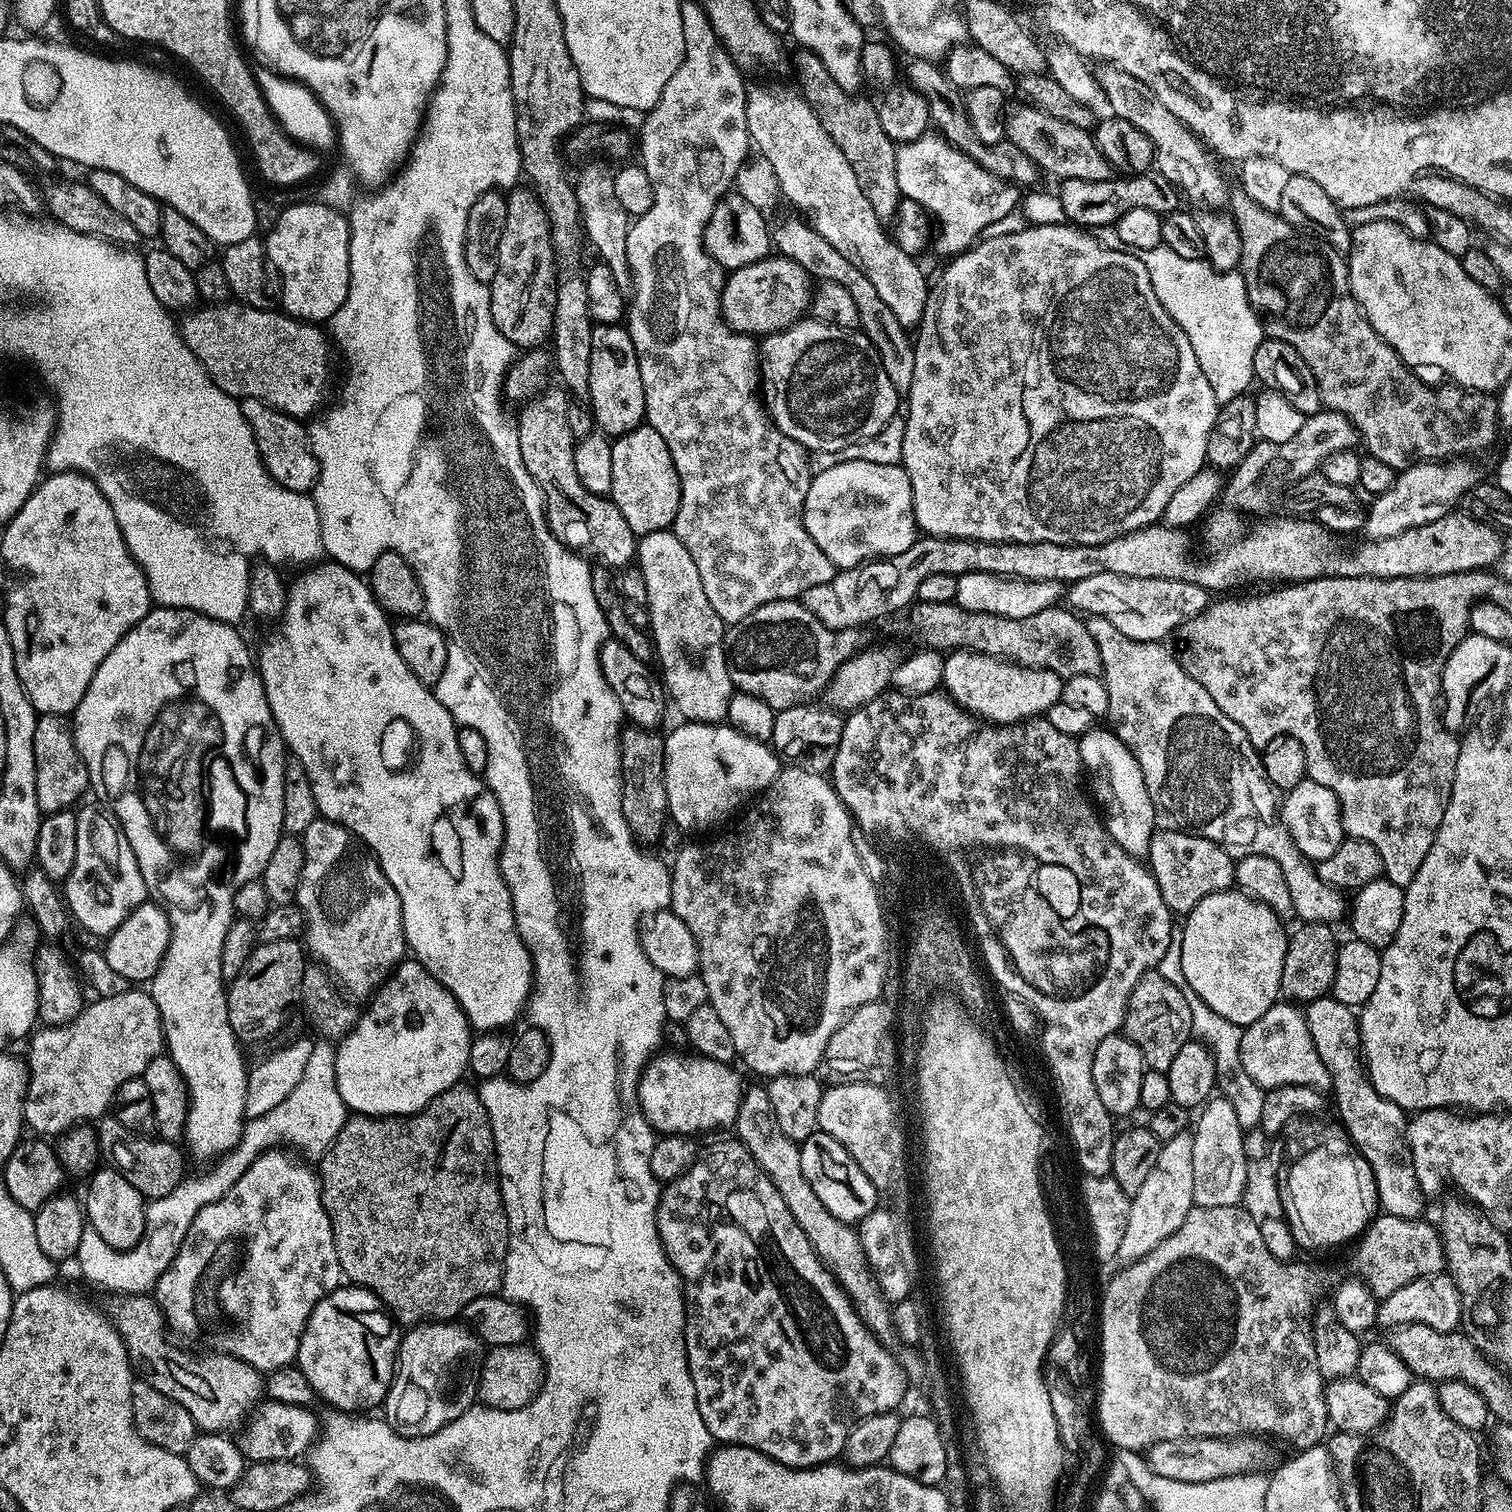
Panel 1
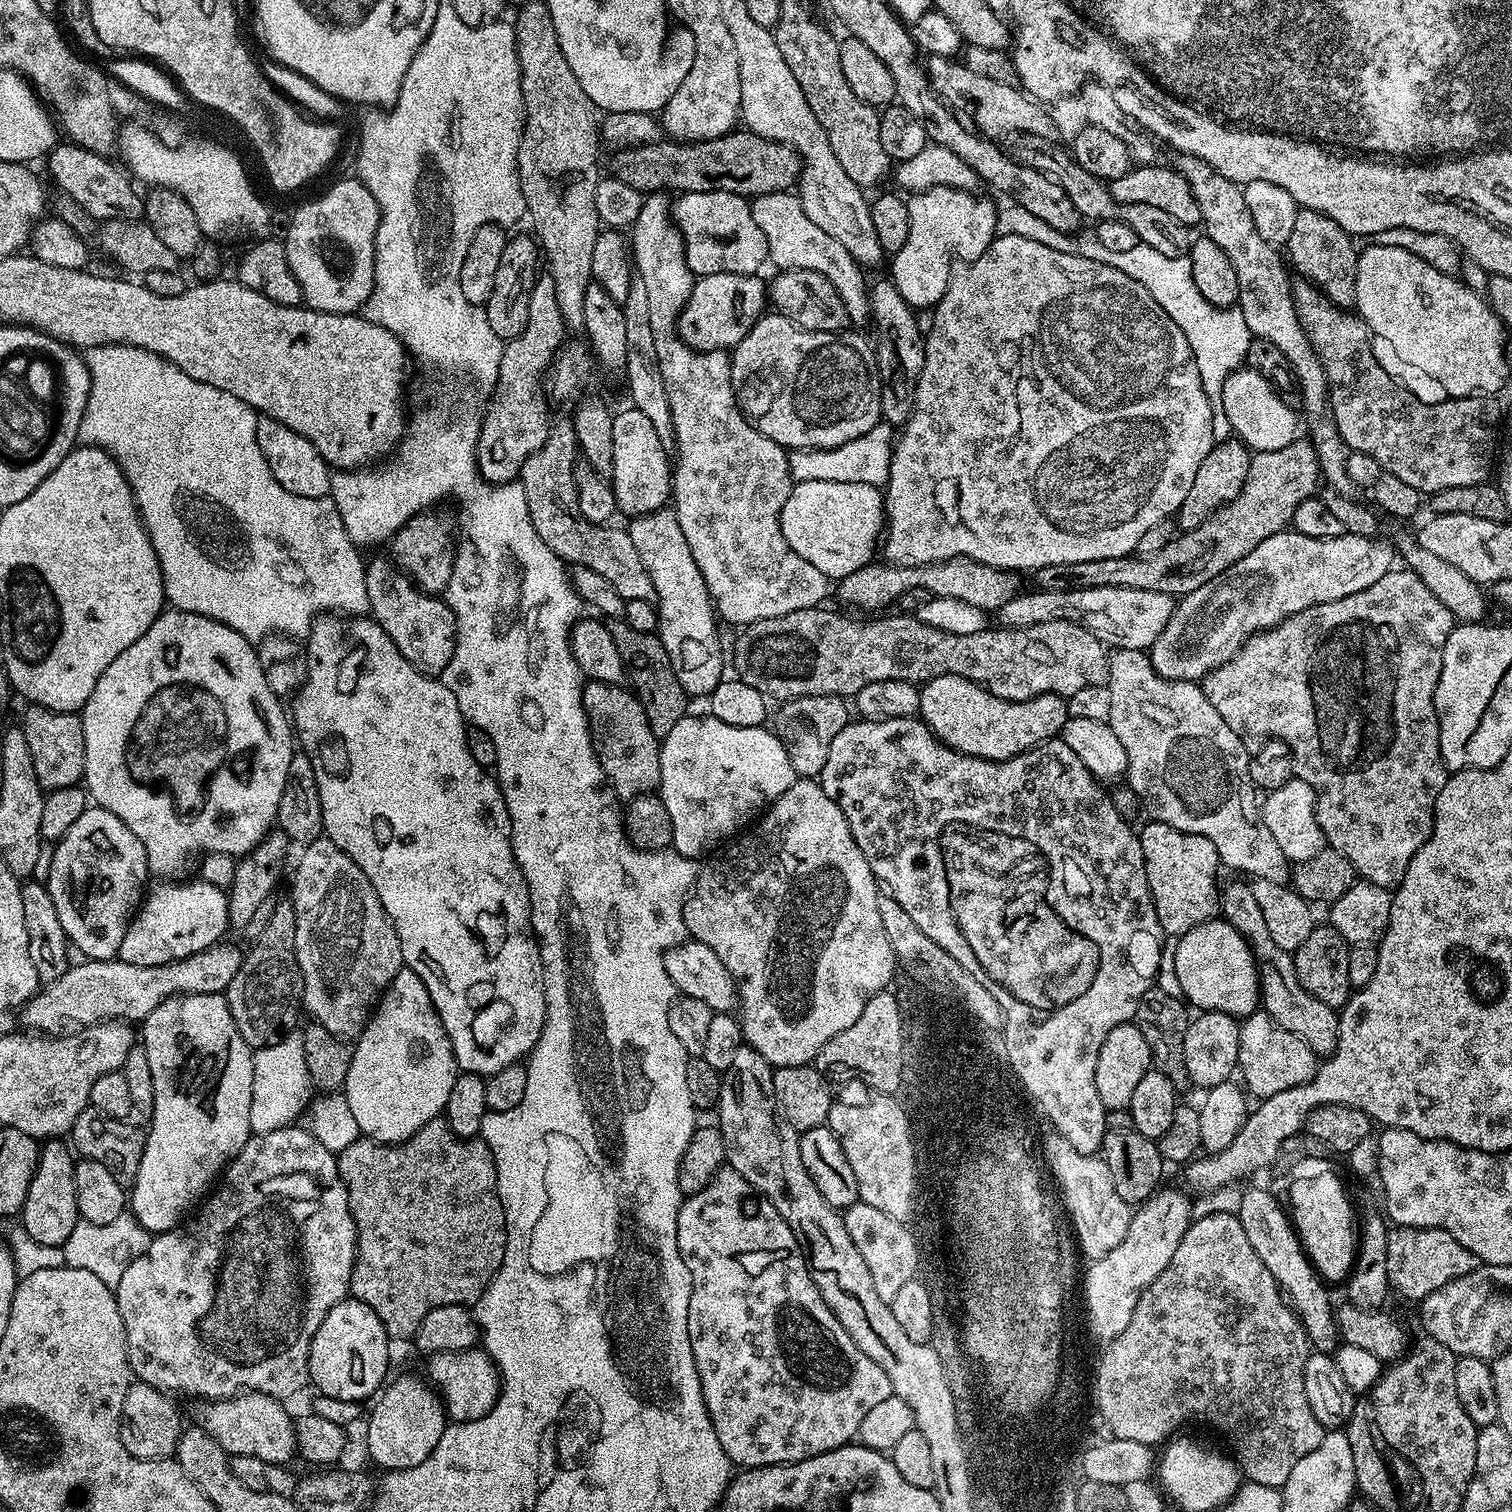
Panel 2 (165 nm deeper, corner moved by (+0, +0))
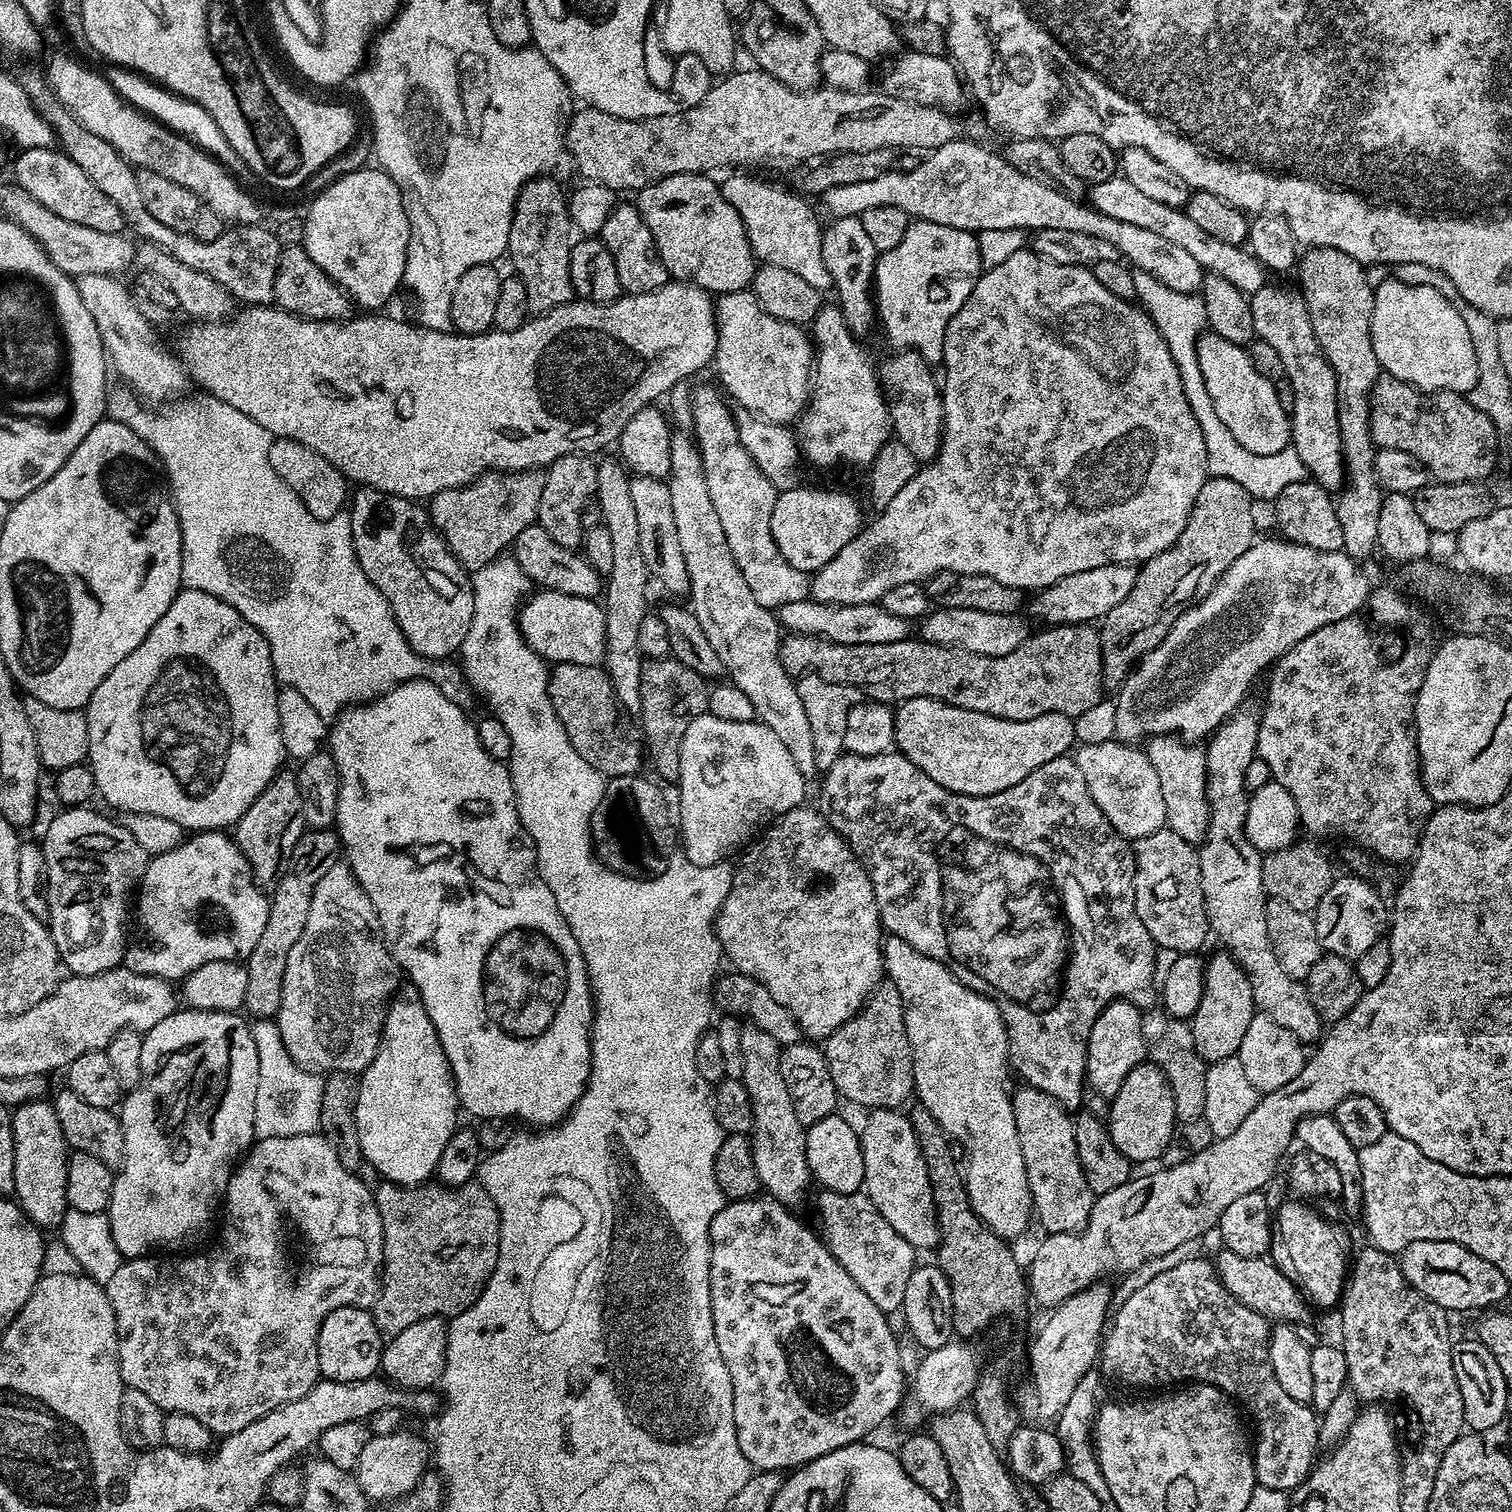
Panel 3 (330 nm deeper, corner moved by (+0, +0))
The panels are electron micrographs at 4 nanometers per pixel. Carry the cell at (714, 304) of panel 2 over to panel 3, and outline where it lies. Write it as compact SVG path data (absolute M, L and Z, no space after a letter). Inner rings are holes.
M669 282L646 294L621 294L608 304L574 298L569 304L533 315L518 330L489 330L479 332L477 336L461 336L455 330L430 330L415 323L412 325L404 320L395 320L392 316L380 316L384 314L356 315L347 320L302 320L292 312L285 312L275 306L244 306L227 320L189 323L189 328L181 330L174 352L193 385L205 388L209 392L205 393L211 399L226 402L226 406L234 406L234 410L242 410L246 418L254 418L254 422L271 432L273 437L310 446L310 450L322 454L322 458L326 458L326 462L333 464L349 481L357 480L357 485L376 488L379 492L394 494L407 500L424 502L442 490L464 488L467 484L473 484L486 472L547 469L548 465L563 456L596 454L599 448L604 448L607 444L615 445L626 422L630 422L630 418L634 418L638 410L655 405L659 396L667 397L687 376L702 371L707 364L709 367L715 361L718 346L713 297L704 289L683 282Z

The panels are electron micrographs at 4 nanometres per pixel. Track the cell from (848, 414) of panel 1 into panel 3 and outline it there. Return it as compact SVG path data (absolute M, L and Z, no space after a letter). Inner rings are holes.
M750 290L723 293L715 301L715 306L718 346L714 369L716 368L716 376L720 379L719 387L733 401L736 399L743 411L771 424L791 425L804 411L806 397L810 392L810 377L814 371L814 344L809 333L799 324L782 322L766 314L766 310L762 310L758 298Z

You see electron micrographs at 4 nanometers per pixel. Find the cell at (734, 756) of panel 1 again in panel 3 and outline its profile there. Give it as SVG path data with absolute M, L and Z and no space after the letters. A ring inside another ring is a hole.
M707 714L694 718L694 722L690 722L690 726L686 726L686 734L682 734L682 750L680 751L678 836L682 841L683 859L694 862L694 866L710 866L711 864L727 861L729 859L728 855L736 847L739 849L741 846L747 845L769 822L785 816L790 810L801 807L805 803L804 784L806 784L806 777L798 770L798 765L794 763L794 758L790 758L790 754L786 751L786 745L782 742L782 738L778 738L778 734L774 734L774 730L770 730L759 722L726 722L722 718L714 718Z

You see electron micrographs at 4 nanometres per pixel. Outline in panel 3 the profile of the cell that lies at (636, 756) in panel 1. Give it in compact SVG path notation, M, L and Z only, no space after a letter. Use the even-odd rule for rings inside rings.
M581 664L555 665L548 678L548 693L550 694L550 702L554 706L554 714L558 714L574 750L578 750L578 754L582 754L582 758L586 758L586 762L590 762L590 766L594 766L594 770L598 770L601 776L605 778L635 776L641 771L641 745L637 741L636 745L634 741L627 740L620 733L621 713L618 711L616 695L612 689L612 680L600 664L591 664L590 666L582 666Z

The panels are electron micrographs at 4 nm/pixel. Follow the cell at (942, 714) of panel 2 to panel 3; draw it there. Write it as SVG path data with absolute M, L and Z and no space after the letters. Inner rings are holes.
M919 696L903 701L895 713L898 751L910 758L922 774L934 778L938 786L946 786L946 790L967 796L989 796L1010 790L1010 786L1018 786L1026 774L1034 774L1038 766L1046 766L1046 762L1054 762L1054 758L1069 755L1077 743L1073 717L1061 712L1042 714L1029 720L1011 720L982 714L978 710L962 710L933 696Z

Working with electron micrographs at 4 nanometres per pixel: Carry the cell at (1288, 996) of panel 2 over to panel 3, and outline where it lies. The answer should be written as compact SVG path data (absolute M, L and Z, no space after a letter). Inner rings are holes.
M1237 710L1212 733L1206 744L1204 757L1208 767L1208 829L1199 845L1200 877L1202 878L1202 898L1208 926L1213 937L1221 940L1223 951L1229 952L1242 966L1246 978L1250 982L1250 990L1254 994L1257 1009L1263 1015L1274 1018L1278 1026L1290 1030L1305 1046L1312 1046L1321 1039L1322 1021L1318 1010L1314 1010L1314 1002L1310 1002L1310 994L1305 981L1290 978L1286 970L1278 963L1278 954L1270 946L1270 934L1266 934L1266 893L1262 886L1262 862L1264 856L1246 838L1244 833L1244 815L1248 809L1249 791L1244 786L1244 771L1250 762L1257 759L1256 739L1258 738L1259 715L1255 711Z

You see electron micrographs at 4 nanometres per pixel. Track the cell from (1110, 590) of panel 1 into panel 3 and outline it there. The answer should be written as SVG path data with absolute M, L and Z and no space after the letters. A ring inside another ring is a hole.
M936 608L919 621L919 639L946 646L966 650L970 654L986 654L990 658L998 658L1002 654L1010 654L1010 650L1018 650L1022 642L1030 635L1028 624L1020 614L986 614L986 610L950 610Z

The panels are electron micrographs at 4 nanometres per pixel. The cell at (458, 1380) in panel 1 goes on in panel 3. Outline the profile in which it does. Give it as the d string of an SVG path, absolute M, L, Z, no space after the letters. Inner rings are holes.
M401 1430L385 1436L373 1436L362 1450L362 1458L358 1458L358 1466L354 1475L358 1486L365 1492L369 1501L384 1500L391 1502L400 1499L424 1476L430 1468L430 1444L412 1432Z

